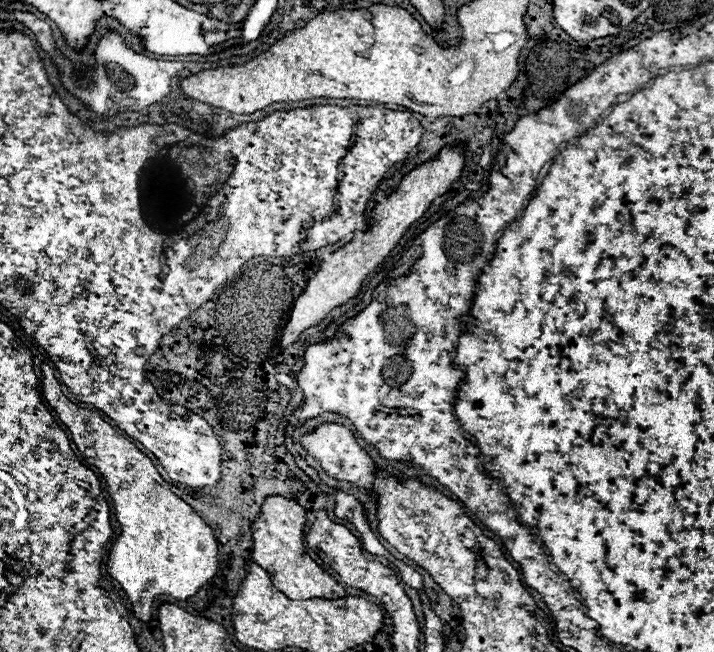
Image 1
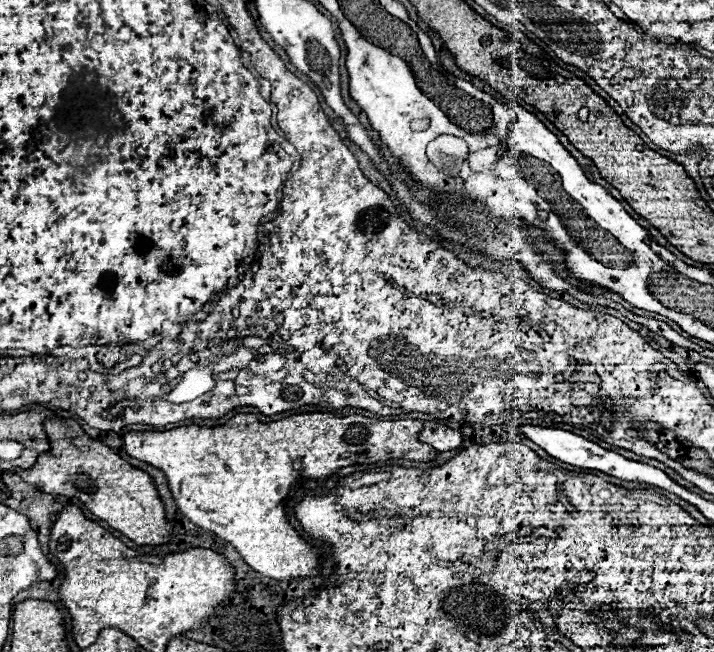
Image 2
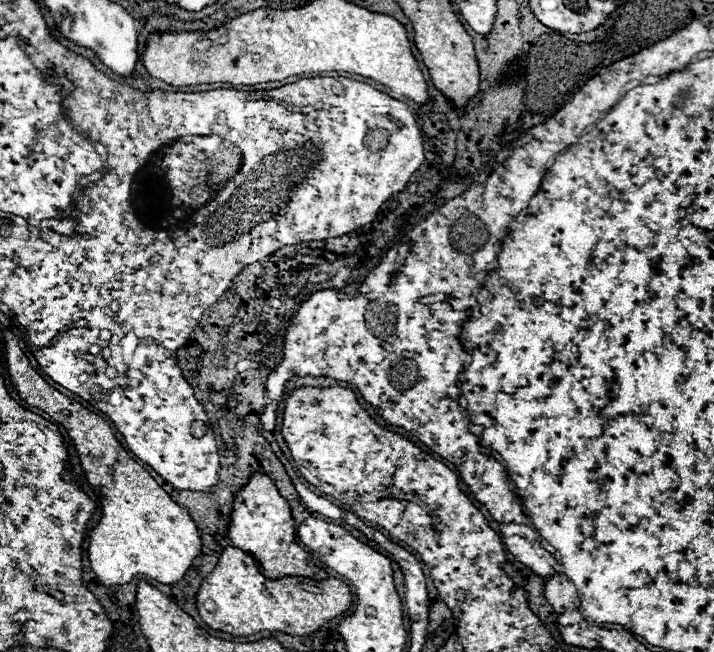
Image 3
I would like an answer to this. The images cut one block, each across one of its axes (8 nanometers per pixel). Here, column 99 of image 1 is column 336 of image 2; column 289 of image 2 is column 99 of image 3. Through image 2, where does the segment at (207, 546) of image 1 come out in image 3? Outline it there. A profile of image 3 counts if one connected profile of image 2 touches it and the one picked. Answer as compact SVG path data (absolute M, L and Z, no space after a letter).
M4 330L3 336L8 346L5 347L5 365L18 396L64 426L80 456L84 478L98 488L104 498L100 502L102 518L88 538L88 558L98 580L102 584L126 584L136 574L146 574L162 584L182 580L192 560L200 554L200 536L190 514L186 514L186 510L156 484L148 470L128 456L124 446L112 434L112 428L100 416L46 384L46 380L30 366L10 330Z

